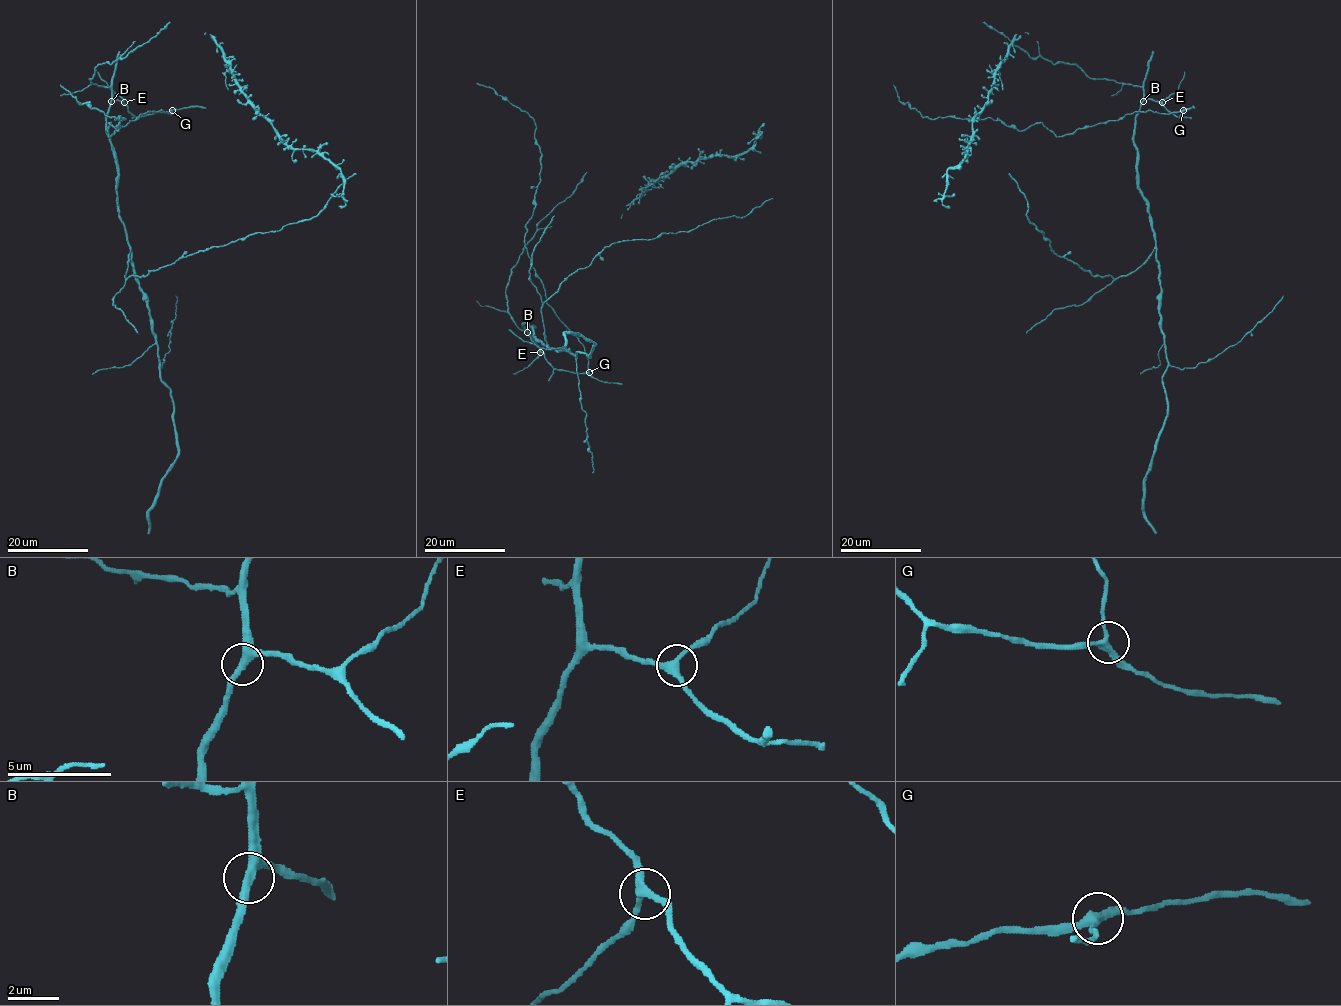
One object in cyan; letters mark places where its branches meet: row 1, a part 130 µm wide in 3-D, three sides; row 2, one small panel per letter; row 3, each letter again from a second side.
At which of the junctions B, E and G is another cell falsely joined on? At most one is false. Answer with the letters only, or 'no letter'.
no letter

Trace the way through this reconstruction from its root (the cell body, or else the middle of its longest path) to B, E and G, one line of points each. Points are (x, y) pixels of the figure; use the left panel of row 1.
B: (127, 243), (127, 233), (118, 209), (116, 152), (107, 130), (111, 101)
E: (127, 243), (127, 233), (118, 209), (116, 152), (107, 130), (111, 101), (124, 102)
G: (127, 243), (127, 233), (118, 209), (116, 152), (107, 130), (109, 105), (117, 99), (136, 116), (172, 110)

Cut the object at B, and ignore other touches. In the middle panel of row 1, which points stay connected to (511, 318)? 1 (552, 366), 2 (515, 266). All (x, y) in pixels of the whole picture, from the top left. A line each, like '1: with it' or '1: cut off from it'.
1: with it
2: with it

